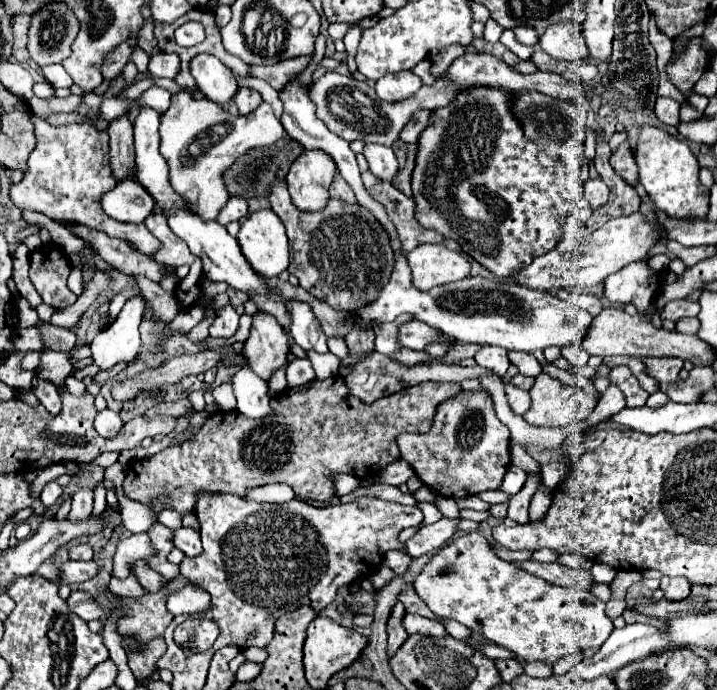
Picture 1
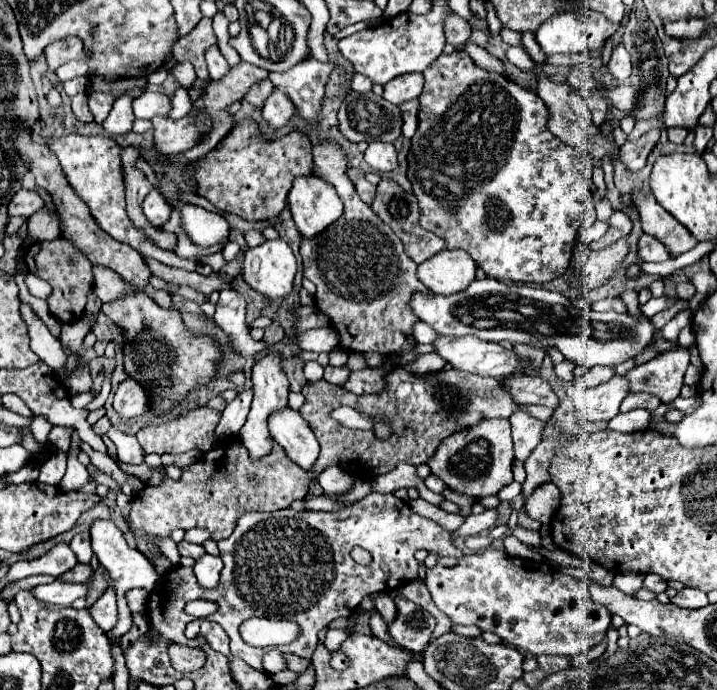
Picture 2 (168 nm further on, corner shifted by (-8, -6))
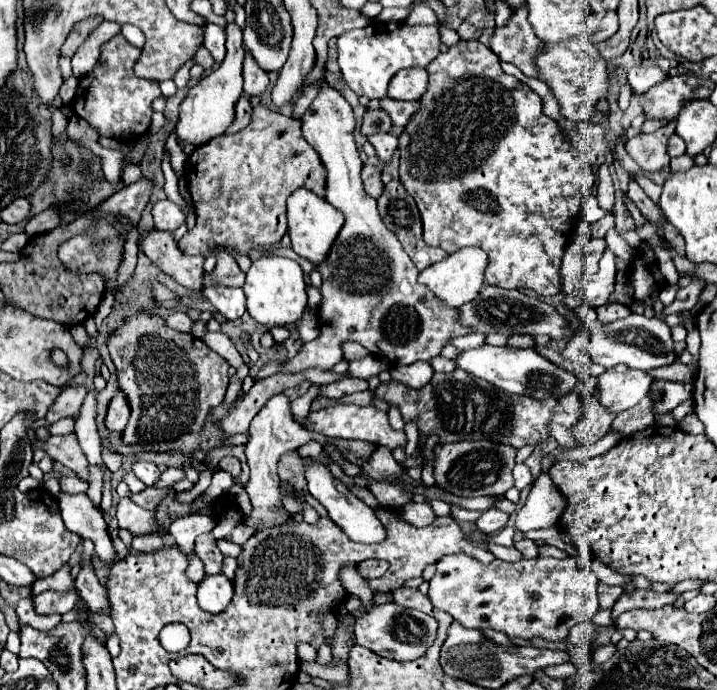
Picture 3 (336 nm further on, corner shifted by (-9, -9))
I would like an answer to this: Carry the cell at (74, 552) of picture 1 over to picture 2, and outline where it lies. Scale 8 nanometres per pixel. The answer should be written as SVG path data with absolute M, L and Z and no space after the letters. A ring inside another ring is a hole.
M77 563L71 571L67 571L65 575L61 575L59 579L65 579L65 581L89 581L93 575L93 567L87 563Z

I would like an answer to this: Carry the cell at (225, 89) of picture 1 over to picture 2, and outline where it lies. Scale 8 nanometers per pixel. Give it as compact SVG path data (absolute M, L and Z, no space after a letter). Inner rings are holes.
M213 47L207 51L205 55L207 59L207 67L209 67L209 75L211 75L211 81L221 81L227 73L229 73L229 65L225 61L225 57L221 55L219 47Z

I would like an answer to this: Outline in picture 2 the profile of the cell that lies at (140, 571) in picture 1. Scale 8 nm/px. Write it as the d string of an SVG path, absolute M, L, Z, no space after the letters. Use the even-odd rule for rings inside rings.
M95 521L89 533L91 533L93 551L95 551L97 559L99 559L99 563L109 571L109 575L111 575L111 579L115 583L119 621L111 631L106 633L106 636L112 642L114 639L127 633L132 627L132 613L125 599L125 591L133 589L133 587L141 587L141 589L151 591L153 583L159 581L159 573L155 571L155 565L139 549L131 549L125 543L123 533L117 529L117 525L113 521Z

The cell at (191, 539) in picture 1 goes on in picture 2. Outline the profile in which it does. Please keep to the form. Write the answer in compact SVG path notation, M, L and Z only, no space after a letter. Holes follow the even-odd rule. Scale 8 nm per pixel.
M207 553L195 561L193 571L195 571L195 577L201 583L201 587L205 587L205 589L215 587L217 579L219 579L219 571L221 571L221 559Z

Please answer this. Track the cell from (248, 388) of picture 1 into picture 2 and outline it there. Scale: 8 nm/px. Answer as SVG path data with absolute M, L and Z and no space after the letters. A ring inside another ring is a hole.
M285 407L285 411L281 409L269 415L269 433L297 465L311 469L319 455L319 443L299 411Z

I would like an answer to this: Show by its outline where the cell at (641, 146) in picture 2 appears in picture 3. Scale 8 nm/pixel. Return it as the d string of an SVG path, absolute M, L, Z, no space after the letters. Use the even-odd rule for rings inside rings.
M668 122L660 130L652 134L638 134L626 140L628 154L638 162L638 166L646 172L656 172L668 166L670 156L666 154L666 142L674 134L676 122Z

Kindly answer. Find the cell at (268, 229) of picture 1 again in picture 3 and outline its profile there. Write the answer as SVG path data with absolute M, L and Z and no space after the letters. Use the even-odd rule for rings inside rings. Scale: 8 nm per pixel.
M264 256L252 262L246 274L244 294L246 294L248 314L258 324L264 324L264 326L290 326L302 318L308 306L304 272L296 260L290 260L284 256Z

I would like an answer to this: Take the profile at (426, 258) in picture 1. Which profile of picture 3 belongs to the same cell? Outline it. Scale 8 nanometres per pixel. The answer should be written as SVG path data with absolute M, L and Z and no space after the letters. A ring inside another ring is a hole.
M462 248L454 254L450 254L446 260L436 262L430 268L422 270L418 276L418 282L428 286L436 294L436 298L440 298L444 304L448 304L452 308L460 308L466 302L472 302L478 296L478 292L482 290L486 266L488 266L486 252L482 252L478 248Z

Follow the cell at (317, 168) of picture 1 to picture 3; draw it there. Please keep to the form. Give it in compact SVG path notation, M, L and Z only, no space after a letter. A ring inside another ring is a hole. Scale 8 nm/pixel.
M300 188L288 198L288 236L292 242L292 250L312 262L314 266L322 264L328 258L328 252L344 226L344 216L340 210L334 210L324 198L318 198L314 192Z

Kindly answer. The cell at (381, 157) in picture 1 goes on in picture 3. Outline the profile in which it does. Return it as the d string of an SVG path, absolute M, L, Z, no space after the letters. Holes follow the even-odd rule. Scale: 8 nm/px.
M378 132L378 134L370 136L370 138L368 138L368 142L376 148L378 158L380 158L382 162L384 162L384 160L390 160L392 152L394 152L394 150L396 150L396 146L398 146L398 138L396 138L396 136L392 136L390 132Z

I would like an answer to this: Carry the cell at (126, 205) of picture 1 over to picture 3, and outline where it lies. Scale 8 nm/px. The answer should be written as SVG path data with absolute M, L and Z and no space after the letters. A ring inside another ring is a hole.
M160 200L160 202L156 202L154 208L152 208L152 216L154 216L154 226L156 226L156 230L166 230L166 232L176 230L176 228L182 226L184 220L186 220L184 210L182 210L178 204L170 202L170 200Z

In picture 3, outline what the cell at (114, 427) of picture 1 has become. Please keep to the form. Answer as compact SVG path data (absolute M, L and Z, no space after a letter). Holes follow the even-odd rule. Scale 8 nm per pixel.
M136 462L132 466L132 472L146 484L146 486L154 486L160 476L162 476L162 470L156 466L156 464L150 464L150 462Z

